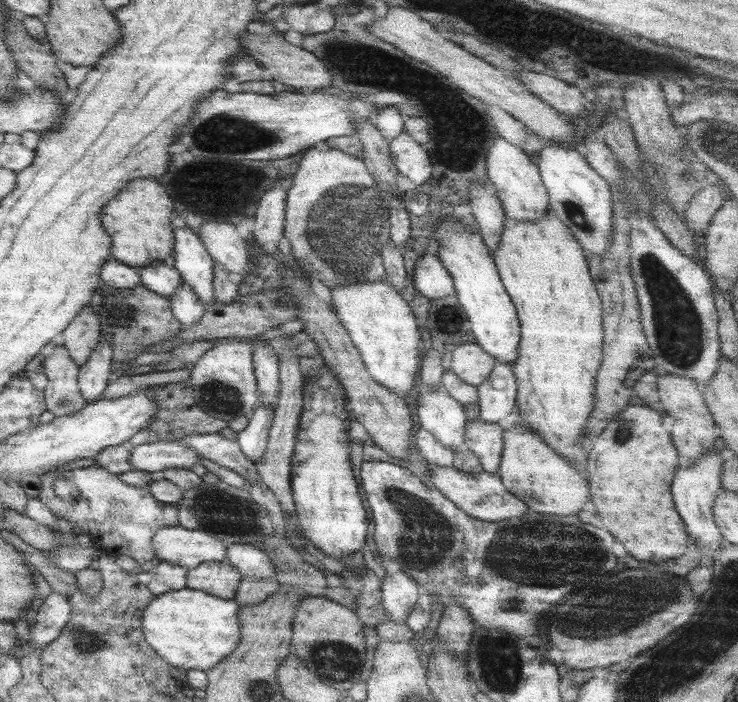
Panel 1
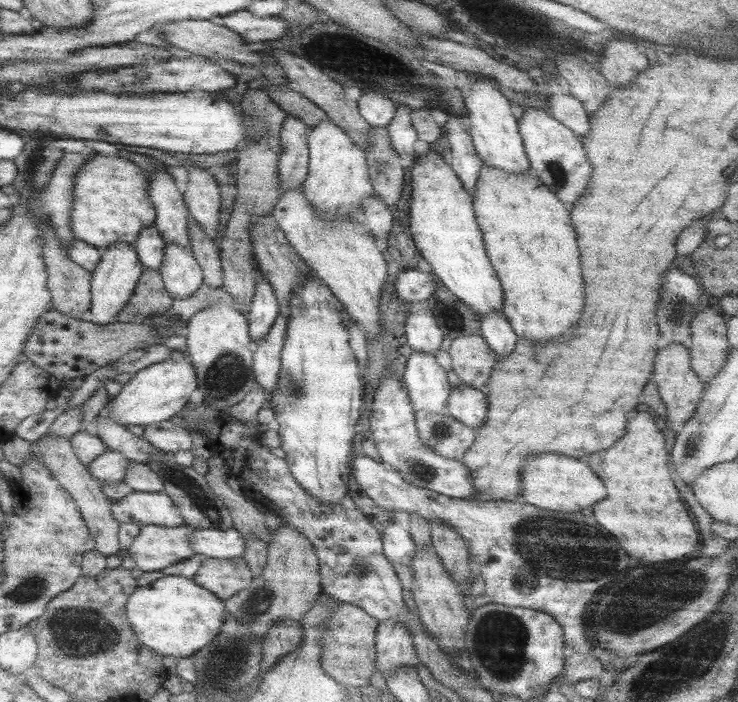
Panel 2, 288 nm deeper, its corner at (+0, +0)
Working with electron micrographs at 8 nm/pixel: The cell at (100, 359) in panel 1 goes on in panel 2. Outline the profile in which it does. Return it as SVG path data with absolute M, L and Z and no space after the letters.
M113 244L105 252L101 252L101 260L95 266L95 270L91 272L91 304L89 304L91 324L107 326L107 324L117 322L117 316L125 308L127 300L133 296L133 290L135 290L143 270L145 268L141 266L141 262L137 258L135 248L129 244Z

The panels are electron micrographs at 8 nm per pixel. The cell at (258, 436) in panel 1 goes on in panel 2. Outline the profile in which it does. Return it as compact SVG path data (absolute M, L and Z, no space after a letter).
M315 278L301 284L291 298L291 318L285 332L285 320L281 314L275 318L267 338L259 340L253 348L253 376L257 388L265 392L265 404L275 412L279 422L279 448L285 452L285 462L291 478L317 500L321 506L347 506L355 500L347 480L351 478L349 456L353 452L353 428L359 422L359 408L363 404L363 394L359 386L357 362L347 344L347 314L341 310L341 302L321 286Z

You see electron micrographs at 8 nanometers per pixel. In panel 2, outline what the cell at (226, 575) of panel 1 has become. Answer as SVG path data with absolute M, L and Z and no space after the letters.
M205 558L193 576L193 582L203 590L211 592L219 600L227 600L235 596L239 590L245 590L253 580L251 570L243 562L243 558L233 560L217 560Z

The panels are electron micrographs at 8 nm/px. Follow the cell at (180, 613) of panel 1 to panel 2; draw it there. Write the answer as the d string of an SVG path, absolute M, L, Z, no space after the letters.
M165 576L149 586L137 588L125 606L125 614L137 640L145 648L159 654L161 658L165 656L179 658L175 664L175 674L181 680L195 684L197 672L195 672L193 656L199 650L203 650L207 644L211 644L219 634L225 620L225 604L223 600L203 590L189 578Z

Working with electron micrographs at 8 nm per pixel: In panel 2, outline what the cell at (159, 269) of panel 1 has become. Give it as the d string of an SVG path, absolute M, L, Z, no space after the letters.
M155 226L141 230L133 248L135 248L135 254L145 270L159 272L159 266L161 266L161 260L165 254L165 240L159 236Z

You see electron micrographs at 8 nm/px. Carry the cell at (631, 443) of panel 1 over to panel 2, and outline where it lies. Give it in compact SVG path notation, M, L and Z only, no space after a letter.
M633 412L625 434L613 446L587 456L589 468L605 486L605 498L591 506L593 518L639 564L677 560L697 550L699 532L679 502L667 456L661 424L651 412Z

